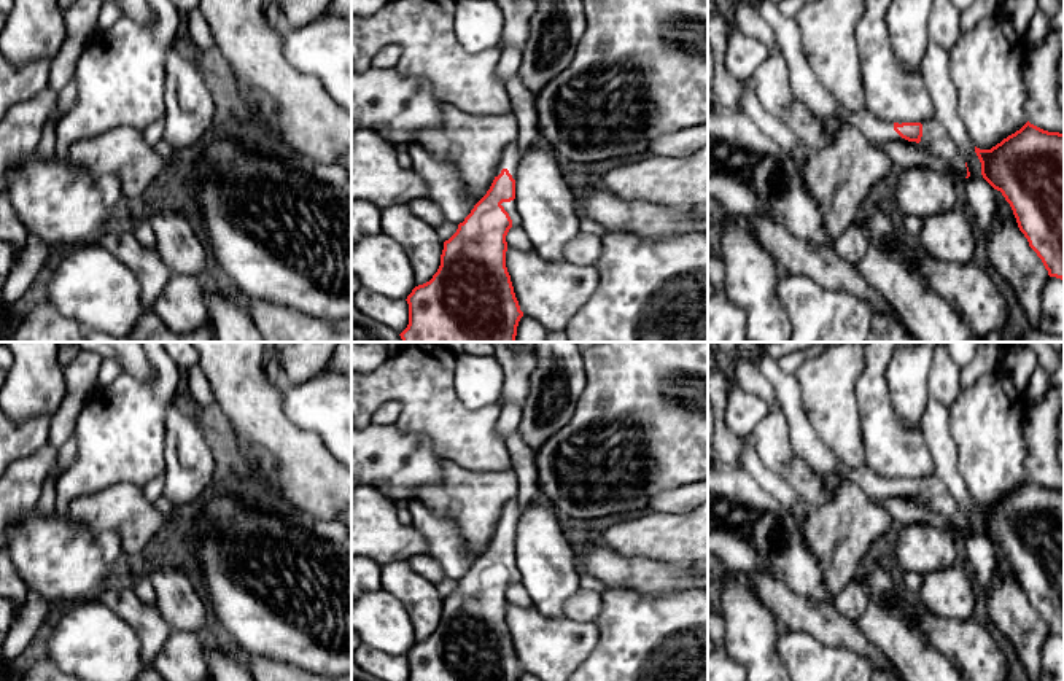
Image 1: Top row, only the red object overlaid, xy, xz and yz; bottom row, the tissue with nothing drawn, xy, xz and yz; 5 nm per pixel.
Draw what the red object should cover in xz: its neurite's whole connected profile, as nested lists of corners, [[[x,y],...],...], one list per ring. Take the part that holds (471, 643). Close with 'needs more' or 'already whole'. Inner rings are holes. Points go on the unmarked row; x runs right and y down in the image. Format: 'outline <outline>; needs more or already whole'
outline [[[518,500],[506,503],[490,546],[444,598],[437,628],[407,652],[409,681],[518,681],[523,668],[506,624],[506,592],[522,579],[515,557],[520,517]]]; needs more

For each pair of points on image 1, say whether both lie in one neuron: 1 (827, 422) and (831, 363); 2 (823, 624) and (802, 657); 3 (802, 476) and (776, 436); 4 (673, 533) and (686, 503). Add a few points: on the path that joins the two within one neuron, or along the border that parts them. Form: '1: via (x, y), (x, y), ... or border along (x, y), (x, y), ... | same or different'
1: via (829, 408), (831, 377) | same
2: border along (783, 627), (805, 632), (831, 646), (850, 648) | different
3: via (792, 466), (776, 451), (776, 446) | same
4: border along (691, 509), (683, 513), (652, 513) | different

